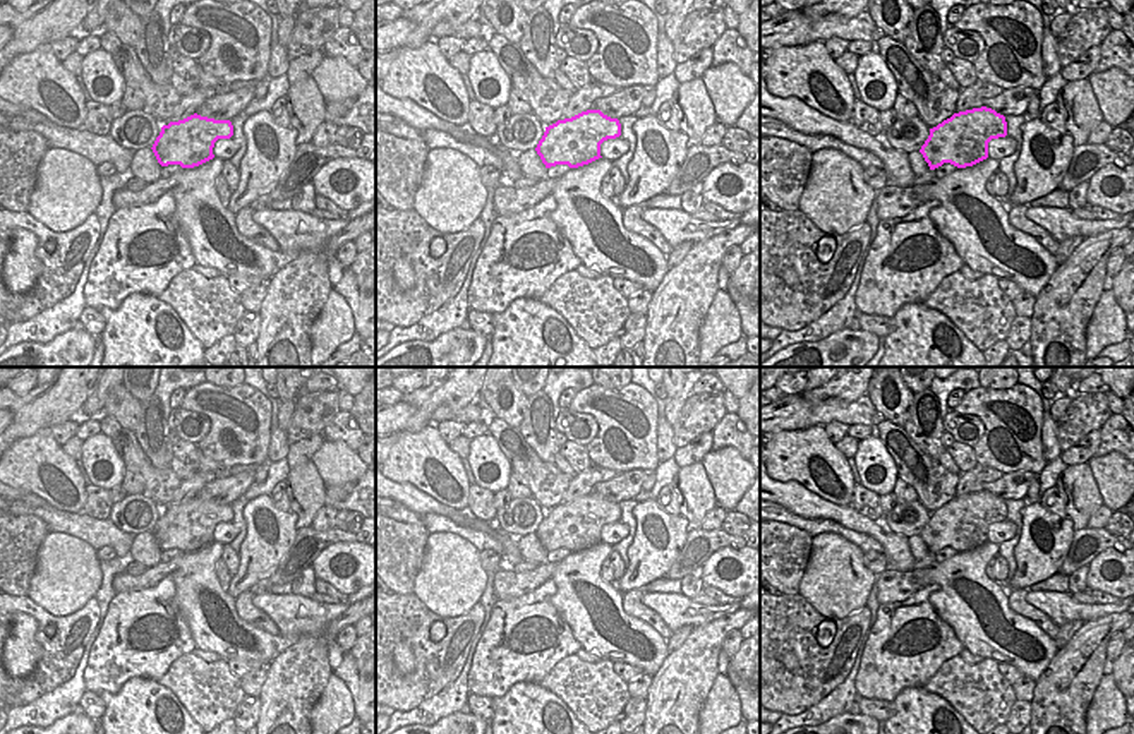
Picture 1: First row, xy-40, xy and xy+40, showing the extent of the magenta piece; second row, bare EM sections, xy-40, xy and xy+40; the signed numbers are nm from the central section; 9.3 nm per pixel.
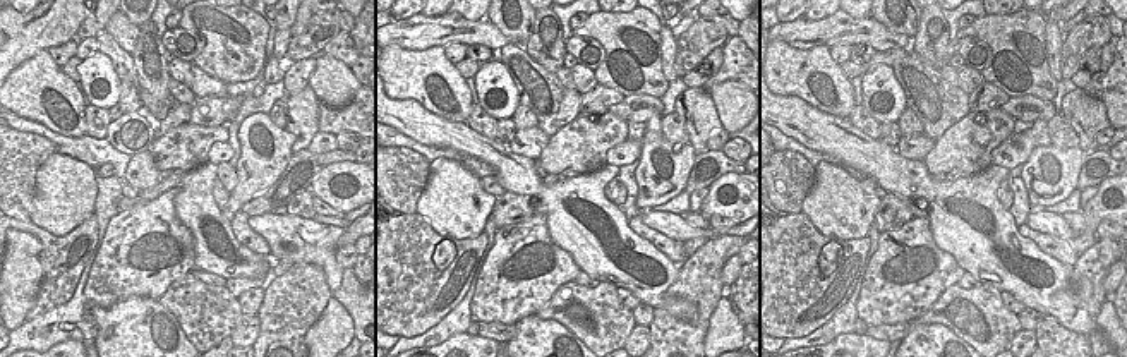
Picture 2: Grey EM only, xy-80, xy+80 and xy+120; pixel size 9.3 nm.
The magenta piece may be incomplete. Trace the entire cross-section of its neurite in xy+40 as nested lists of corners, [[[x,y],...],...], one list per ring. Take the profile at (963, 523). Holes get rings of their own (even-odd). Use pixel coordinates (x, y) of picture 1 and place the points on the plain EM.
[[[981,490],[954,497],[937,511],[930,513],[920,501],[897,502],[894,509],[882,518],[882,523],[902,537],[920,535],[930,554],[950,547],[957,552],[973,550],[988,542],[988,526],[1007,520],[1005,501],[992,492]]]

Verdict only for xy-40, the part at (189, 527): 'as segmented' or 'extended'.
extended

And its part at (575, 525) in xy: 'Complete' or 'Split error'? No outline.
Split error.

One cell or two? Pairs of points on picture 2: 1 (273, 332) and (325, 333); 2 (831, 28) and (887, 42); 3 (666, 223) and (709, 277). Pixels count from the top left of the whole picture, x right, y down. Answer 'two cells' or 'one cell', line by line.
1: two cells
2: one cell
3: two cells

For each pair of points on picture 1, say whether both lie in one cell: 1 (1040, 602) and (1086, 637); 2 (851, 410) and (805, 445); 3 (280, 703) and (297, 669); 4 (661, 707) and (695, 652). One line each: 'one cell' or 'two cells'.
1: two cells
2: two cells
3: one cell
4: one cell

